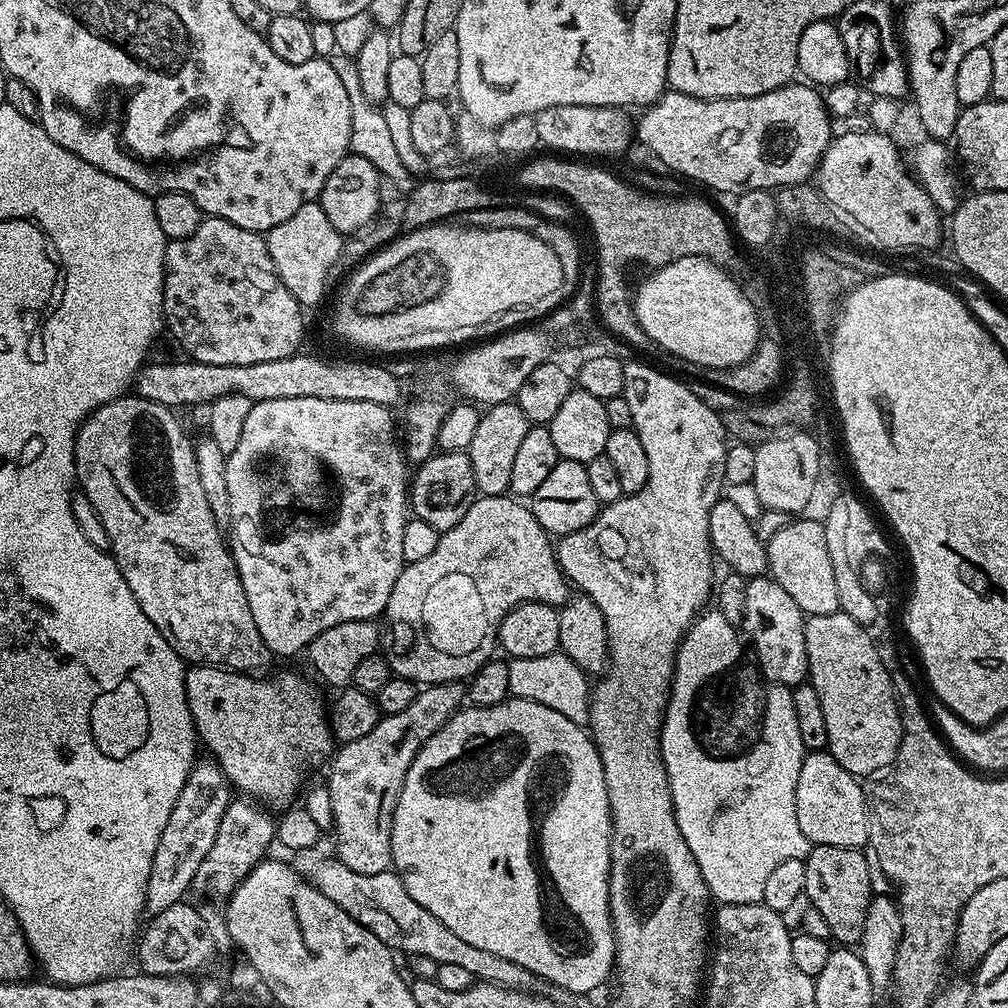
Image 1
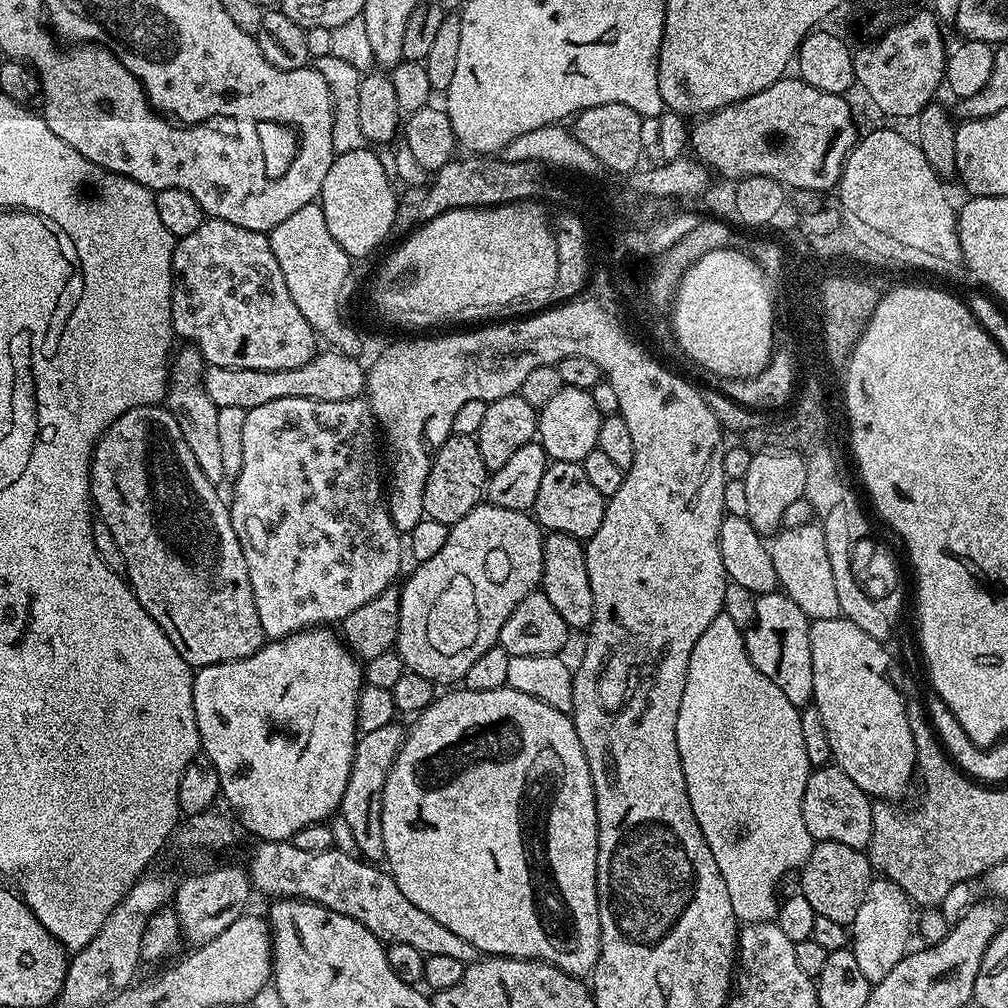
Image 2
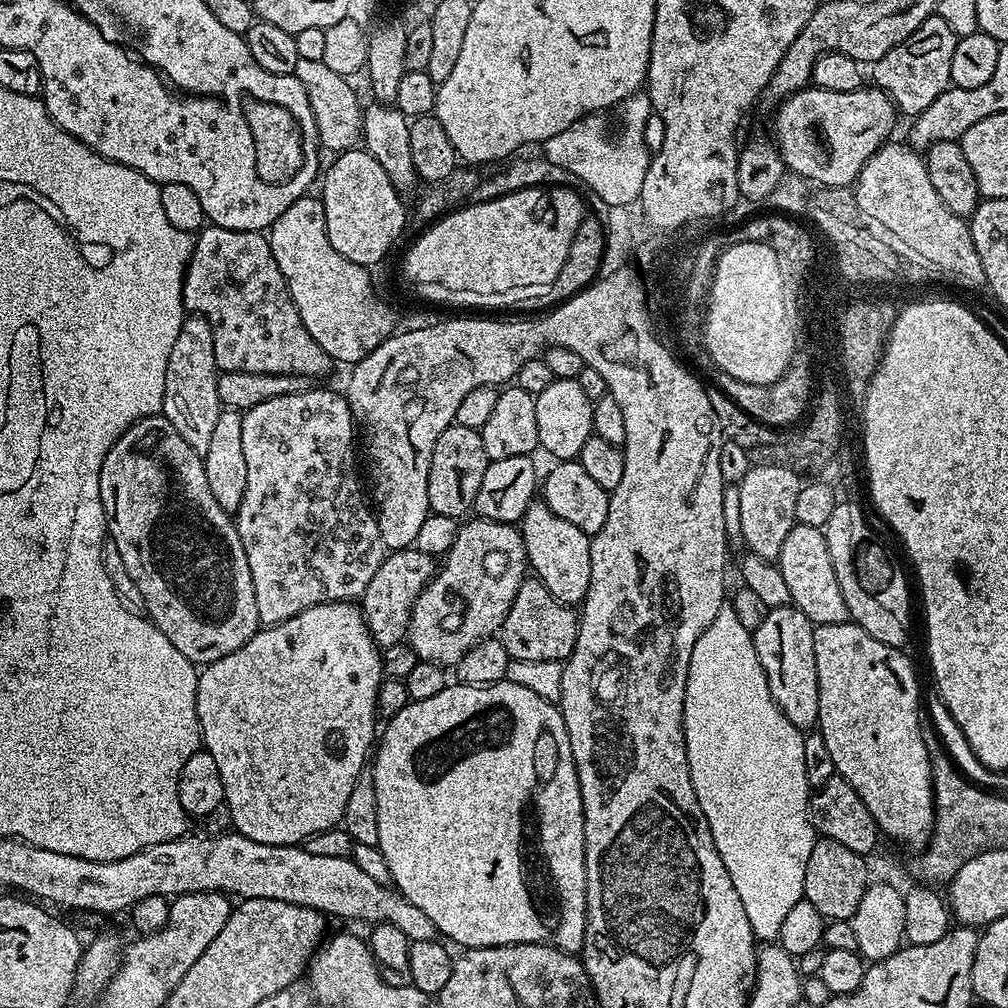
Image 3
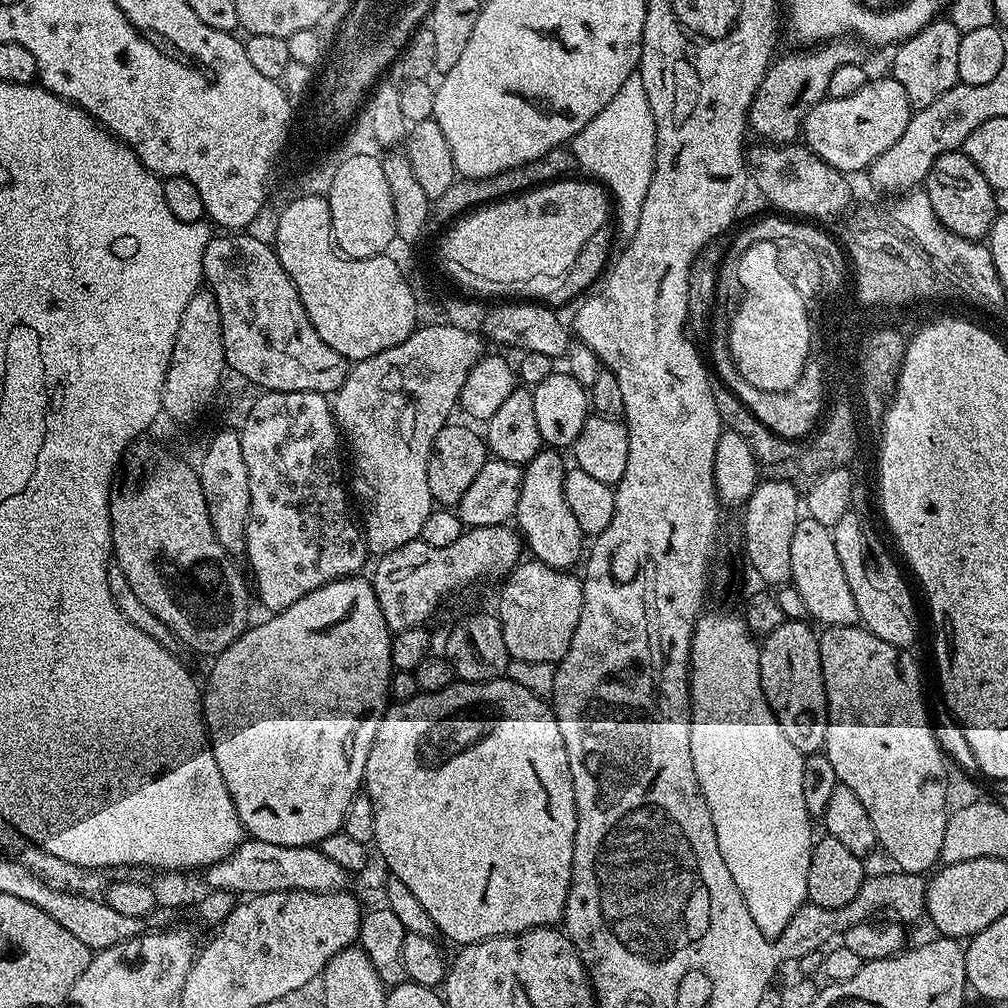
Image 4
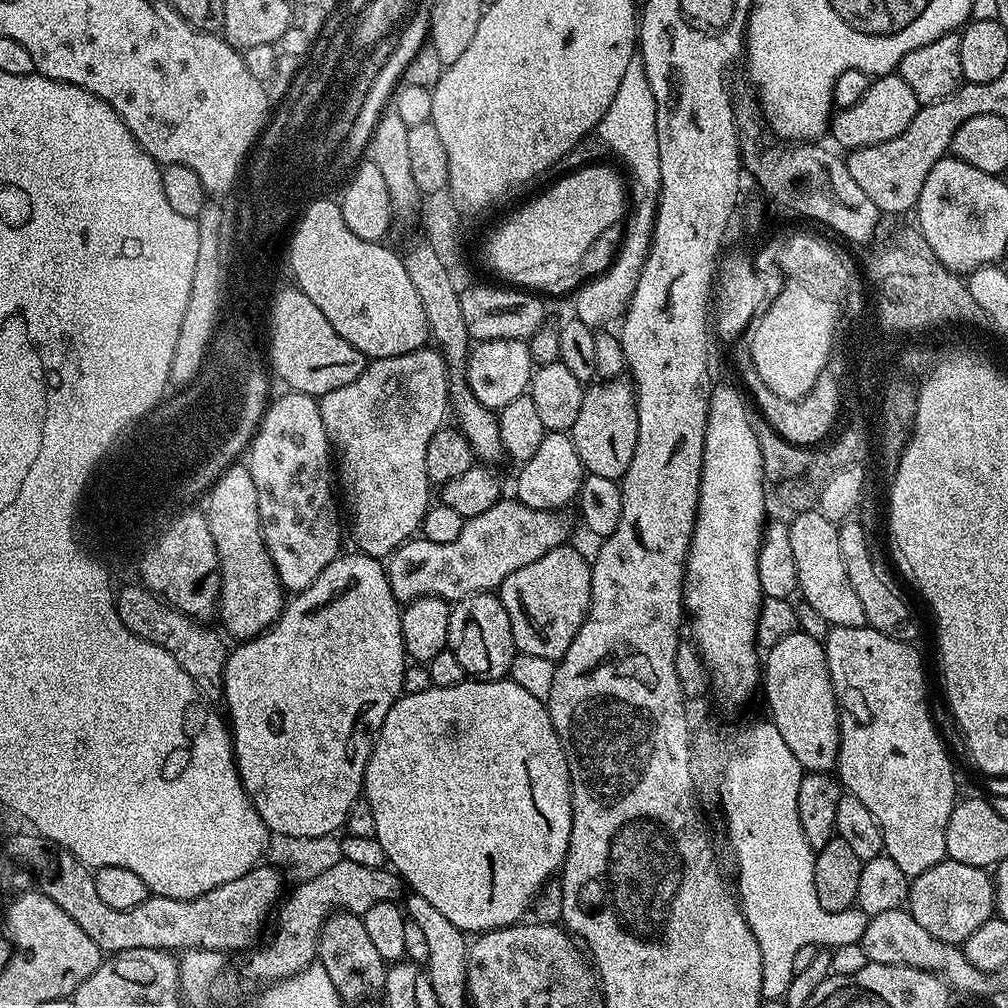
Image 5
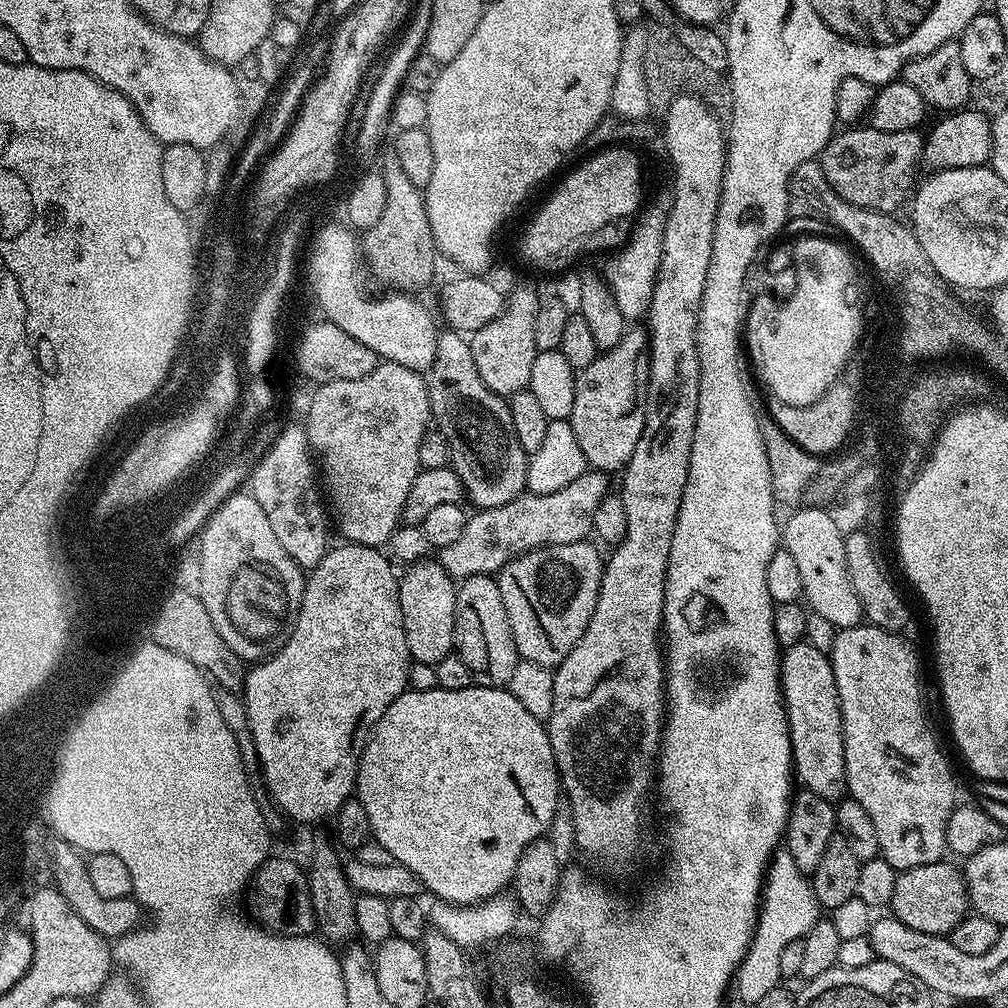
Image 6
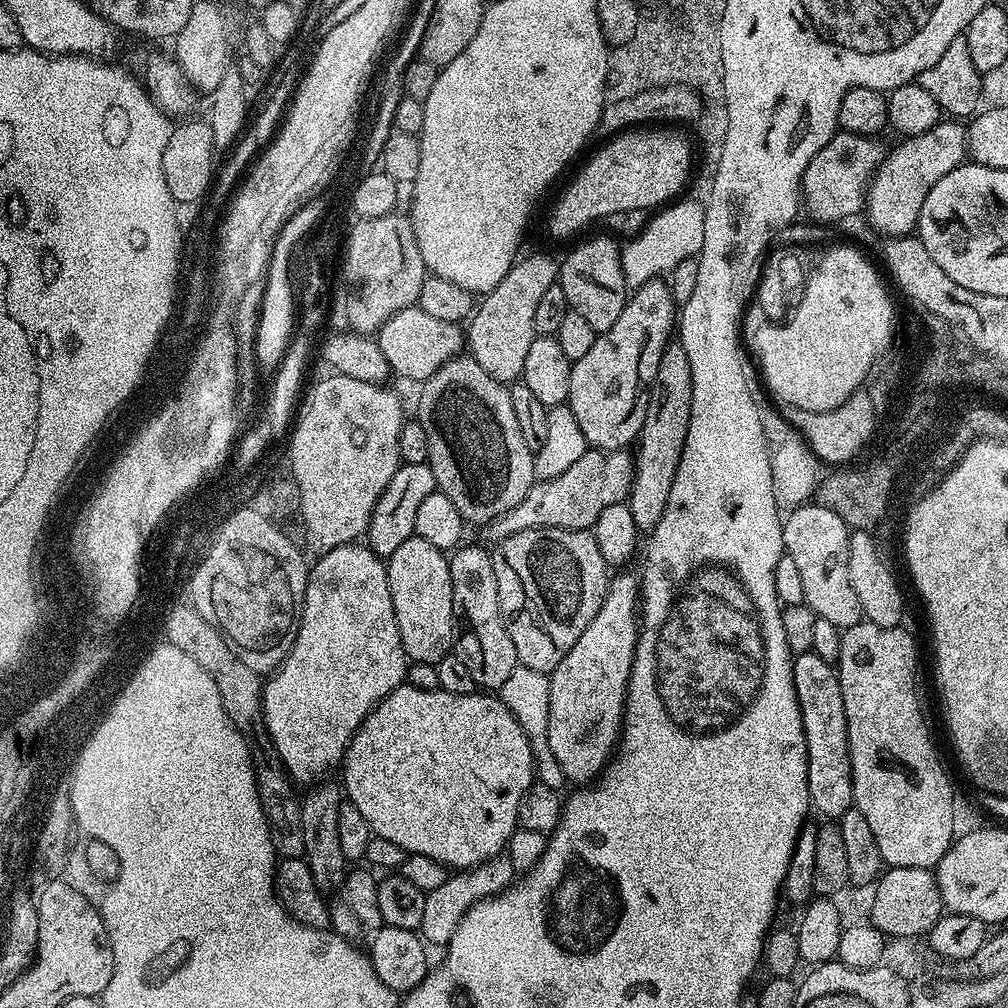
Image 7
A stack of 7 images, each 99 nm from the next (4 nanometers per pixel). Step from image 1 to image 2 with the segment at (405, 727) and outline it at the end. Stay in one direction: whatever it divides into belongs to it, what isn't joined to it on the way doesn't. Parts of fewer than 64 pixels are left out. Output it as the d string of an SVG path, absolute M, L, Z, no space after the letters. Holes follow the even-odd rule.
M393 722L379 730L370 730L357 739L354 762L350 766L350 776L346 782L346 794L342 798L338 812L346 818L354 842L358 844L360 856L368 862L384 860L382 842L382 790L386 786L388 771L392 768L398 750L404 745L405 729Z

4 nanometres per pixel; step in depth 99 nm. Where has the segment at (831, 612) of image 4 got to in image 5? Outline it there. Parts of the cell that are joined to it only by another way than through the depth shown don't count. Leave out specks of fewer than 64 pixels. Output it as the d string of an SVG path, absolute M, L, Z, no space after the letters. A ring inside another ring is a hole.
M819 510L797 512L791 519L790 546L794 549L794 563L798 565L798 592L803 603L814 606L832 628L865 627L866 610L862 610L862 602L854 594L850 578L846 578L846 562L842 562L842 550L838 546L839 527Z

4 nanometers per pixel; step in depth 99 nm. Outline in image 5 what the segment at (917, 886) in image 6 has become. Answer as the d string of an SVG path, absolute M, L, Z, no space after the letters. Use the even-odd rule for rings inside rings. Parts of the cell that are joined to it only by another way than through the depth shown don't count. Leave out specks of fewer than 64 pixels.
M945 858L939 864L930 866L930 870L911 877L906 911L912 915L914 922L918 922L918 926L926 929L926 934L934 934L934 938L947 944L963 945L964 940L970 938L970 934L974 934L978 926L982 926L982 922L993 919L995 910L996 886L993 877L978 866L963 865L962 862Z

